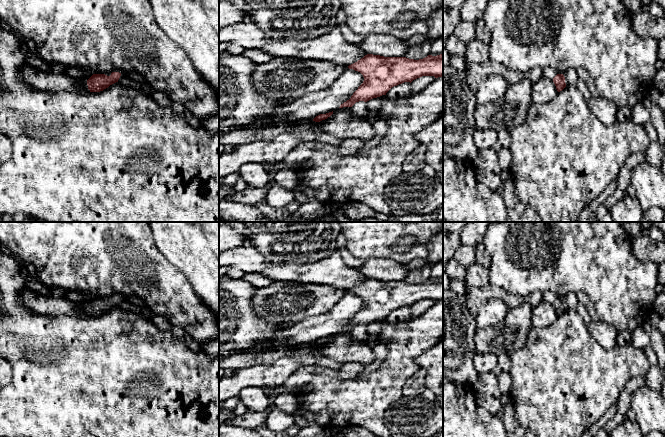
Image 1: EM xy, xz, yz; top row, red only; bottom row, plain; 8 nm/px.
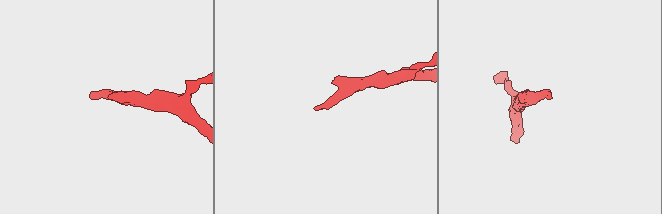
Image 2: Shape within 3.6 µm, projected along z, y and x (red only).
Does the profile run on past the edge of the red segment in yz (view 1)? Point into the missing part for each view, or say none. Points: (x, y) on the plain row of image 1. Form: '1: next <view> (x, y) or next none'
1: next yz (571, 300)

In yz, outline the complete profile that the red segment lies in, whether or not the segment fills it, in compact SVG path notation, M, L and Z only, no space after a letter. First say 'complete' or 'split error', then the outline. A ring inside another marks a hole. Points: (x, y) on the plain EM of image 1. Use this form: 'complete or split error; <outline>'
split error; M570 292L564 298L557 298L553 302L553 306L556 310L558 316L562 315L567 309L576 310L576 306L578 304L577 294L574 292Z

